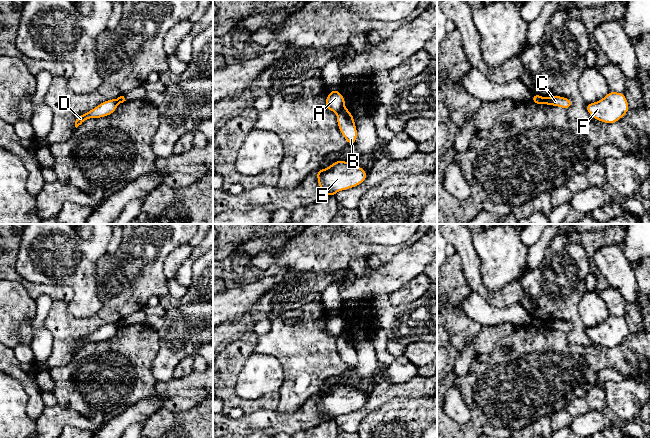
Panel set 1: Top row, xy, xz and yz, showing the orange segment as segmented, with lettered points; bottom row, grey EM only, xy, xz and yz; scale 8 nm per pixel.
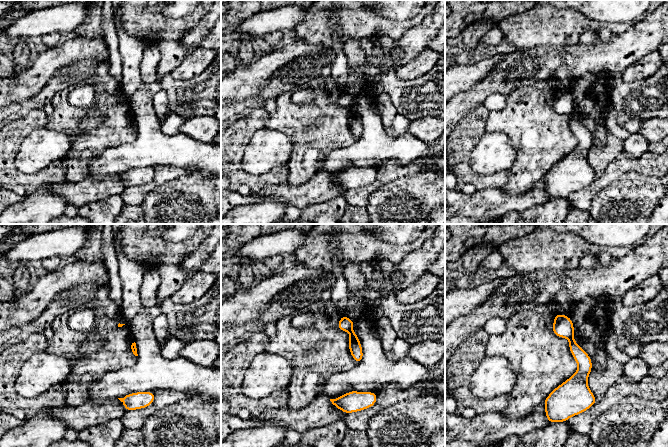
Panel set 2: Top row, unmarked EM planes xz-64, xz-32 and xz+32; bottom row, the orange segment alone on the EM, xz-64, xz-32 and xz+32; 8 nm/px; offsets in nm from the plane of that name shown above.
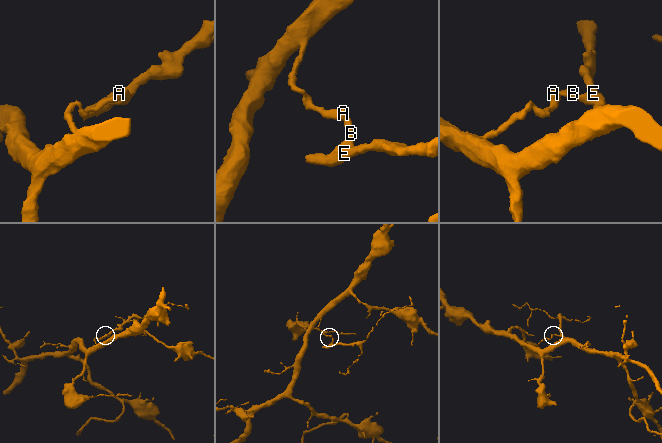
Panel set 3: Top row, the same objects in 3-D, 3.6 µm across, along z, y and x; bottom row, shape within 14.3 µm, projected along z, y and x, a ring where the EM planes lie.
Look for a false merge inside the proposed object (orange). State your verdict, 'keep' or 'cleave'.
cleave

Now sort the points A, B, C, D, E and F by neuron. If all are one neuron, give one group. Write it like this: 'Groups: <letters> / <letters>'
Groups: A D / B C E F

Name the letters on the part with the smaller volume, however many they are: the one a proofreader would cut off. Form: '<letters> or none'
B, C, E, F

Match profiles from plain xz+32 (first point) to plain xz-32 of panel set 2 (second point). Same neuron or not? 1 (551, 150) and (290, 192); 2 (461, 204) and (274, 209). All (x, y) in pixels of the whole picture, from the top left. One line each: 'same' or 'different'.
1: different
2: different

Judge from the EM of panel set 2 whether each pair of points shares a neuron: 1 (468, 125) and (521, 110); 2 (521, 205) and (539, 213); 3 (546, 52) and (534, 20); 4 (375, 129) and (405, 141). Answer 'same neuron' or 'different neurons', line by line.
1: different neurons
2: different neurons
3: different neurons
4: same neuron

